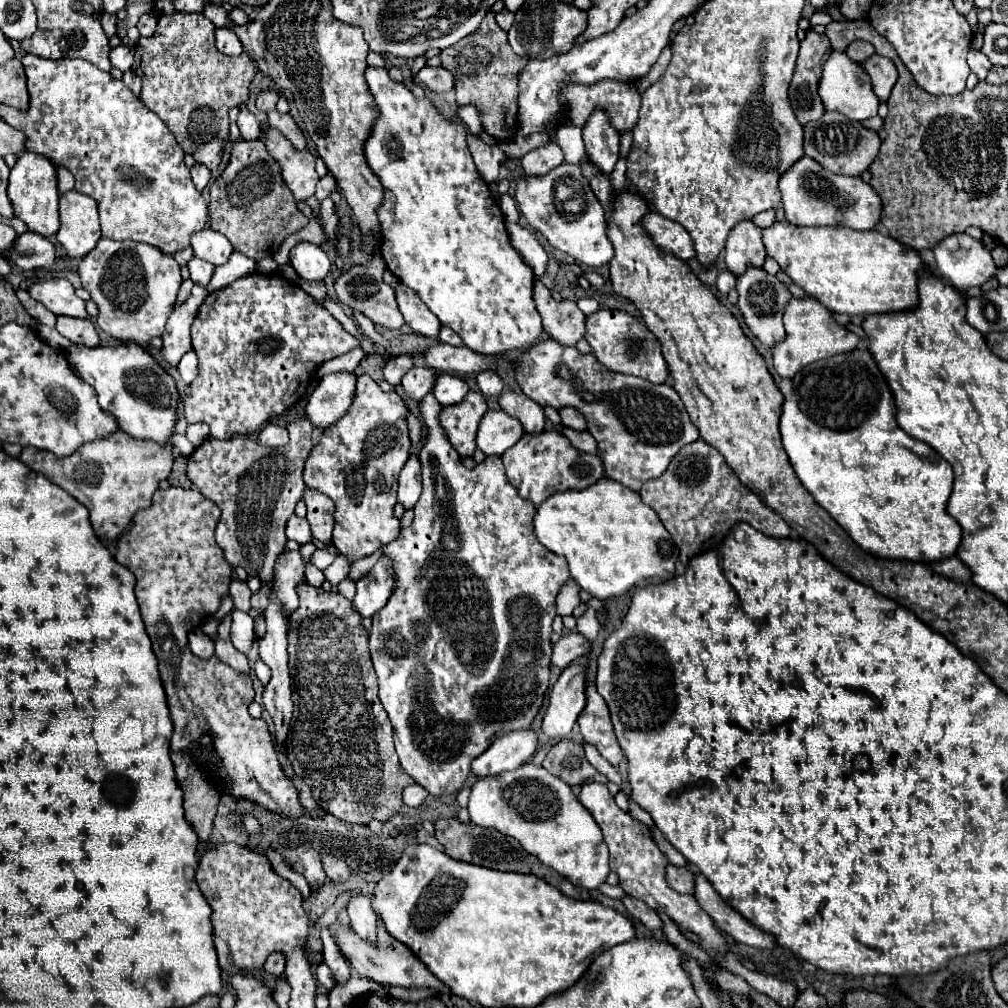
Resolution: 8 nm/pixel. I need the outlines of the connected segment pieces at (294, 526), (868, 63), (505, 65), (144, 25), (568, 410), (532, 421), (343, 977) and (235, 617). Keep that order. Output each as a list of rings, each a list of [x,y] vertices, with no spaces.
[[[292,515],[286,523],[286,537],[290,541],[296,541],[300,545],[306,545],[312,541],[312,533],[310,533],[310,525],[306,525],[304,517],[296,517]]]
[[[872,55],[862,63],[862,69],[870,75],[872,87],[874,87],[874,93],[878,95],[878,99],[886,101],[898,79],[894,63],[882,55]]]
[[[486,13],[478,33],[470,33],[470,37],[464,37],[450,49],[442,49],[440,61],[454,75],[458,105],[474,105],[484,131],[498,141],[510,141],[518,133],[518,71],[524,69],[528,59],[510,49],[506,31],[498,27],[494,13]]]
[[[144,13],[138,21],[138,31],[140,31],[140,37],[150,37],[154,31],[156,31],[156,21],[158,21],[158,15],[156,13]]]
[[[560,407],[558,413],[562,417],[562,425],[566,425],[570,429],[576,429],[576,431],[584,431],[586,429],[584,417],[574,407]]]
[[[502,393],[500,395],[500,407],[510,417],[516,417],[524,433],[542,433],[544,431],[544,411],[538,403],[530,401],[524,393]]]
[[[328,927],[322,931],[322,941],[324,941],[324,953],[322,953],[324,963],[332,969],[338,983],[346,983],[350,979],[352,971],[350,971],[350,965],[346,963],[346,959],[342,957],[342,953],[338,953],[338,947],[336,947]]]
[[[234,609],[232,611],[232,629],[230,629],[230,641],[232,645],[242,651],[242,653],[248,653],[252,641],[254,641],[254,619],[244,613],[244,611],[238,611]]]

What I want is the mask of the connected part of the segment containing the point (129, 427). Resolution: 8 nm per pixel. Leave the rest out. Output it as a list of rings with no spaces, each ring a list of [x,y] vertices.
[[[70,345],[64,351],[70,367],[90,383],[98,393],[102,409],[118,419],[122,431],[136,439],[152,439],[166,443],[172,435],[176,421],[178,391],[174,379],[140,347],[140,345],[118,345],[118,347],[84,347]]]

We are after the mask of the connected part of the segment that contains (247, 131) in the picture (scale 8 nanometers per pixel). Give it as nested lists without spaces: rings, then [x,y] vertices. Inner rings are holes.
[[[240,107],[240,113],[238,113],[238,129],[242,133],[242,137],[246,141],[250,139],[260,139],[262,135],[262,129],[260,129],[260,121],[256,119],[254,113],[250,113],[246,107]]]

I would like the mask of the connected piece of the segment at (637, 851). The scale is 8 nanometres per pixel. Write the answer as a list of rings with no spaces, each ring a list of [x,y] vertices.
[[[586,783],[586,785],[582,785],[578,801],[590,811],[590,815],[594,817],[594,821],[598,823],[598,827],[604,833],[604,841],[606,841],[606,845],[610,849],[610,869],[620,877],[620,887],[630,897],[644,901],[650,909],[666,913],[672,921],[676,921],[680,931],[690,941],[700,943],[710,953],[712,961],[716,963],[714,951],[722,951],[722,953],[726,951],[724,937],[714,927],[714,921],[700,909],[700,905],[696,903],[694,897],[682,897],[680,893],[676,893],[674,889],[670,889],[666,885],[664,871],[666,871],[668,859],[660,853],[660,849],[652,841],[652,833],[648,831],[648,827],[644,823],[640,823],[638,819],[634,819],[630,813],[622,811],[614,803],[614,797],[610,795],[608,787],[602,785],[602,783]]]

